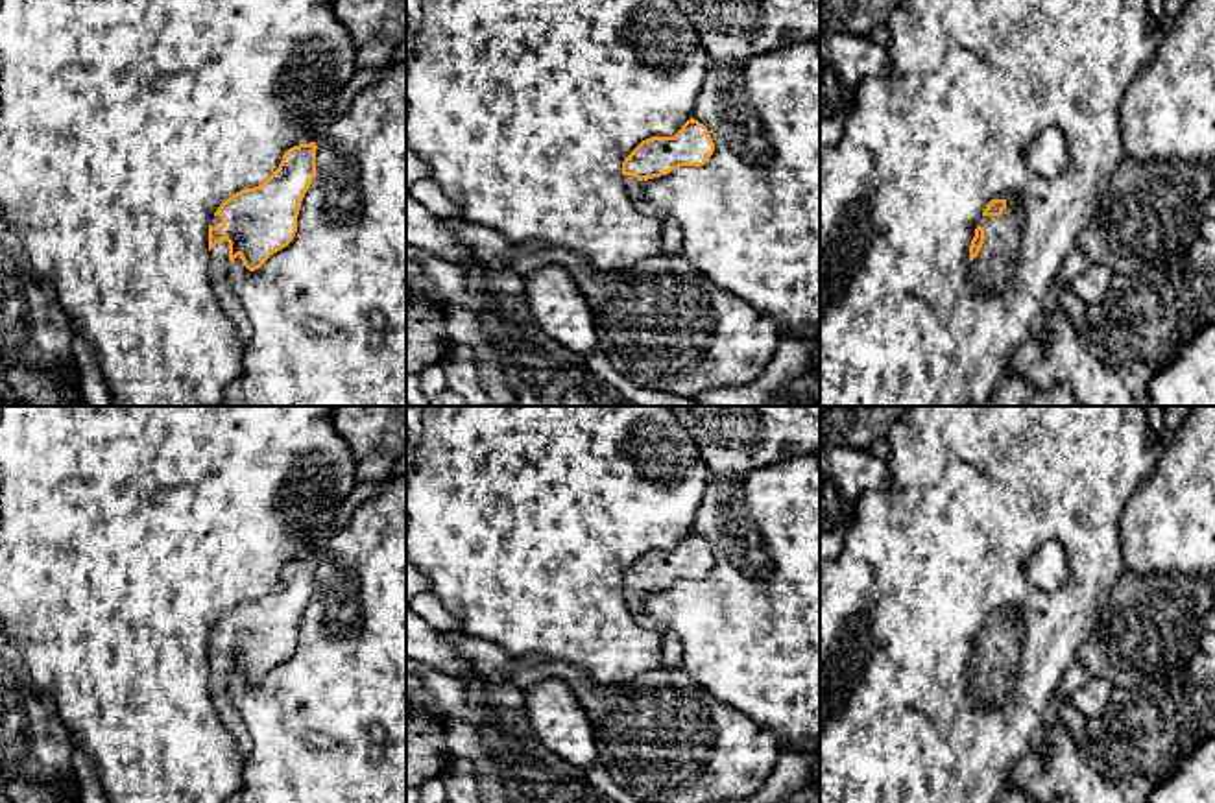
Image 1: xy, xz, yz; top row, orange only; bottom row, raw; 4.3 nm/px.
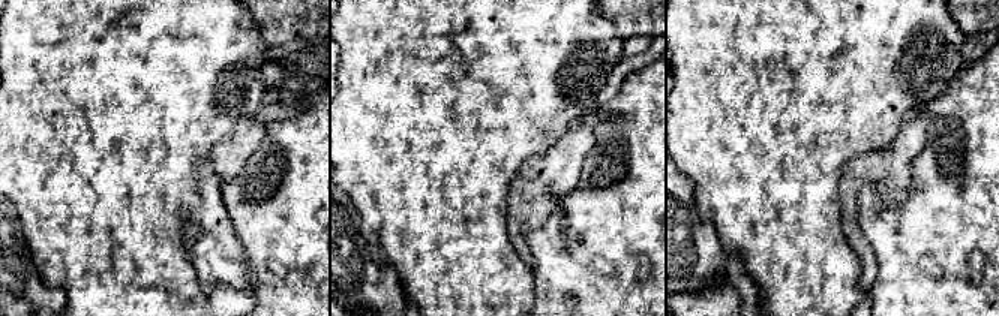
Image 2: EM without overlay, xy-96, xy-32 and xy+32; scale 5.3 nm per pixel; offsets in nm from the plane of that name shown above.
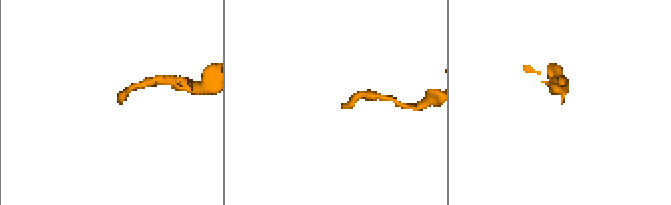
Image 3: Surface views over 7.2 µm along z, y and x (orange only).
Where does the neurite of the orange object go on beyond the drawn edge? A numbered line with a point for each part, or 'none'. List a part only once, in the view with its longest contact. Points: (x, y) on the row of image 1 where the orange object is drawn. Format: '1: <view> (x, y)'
1: xy (218, 257)

